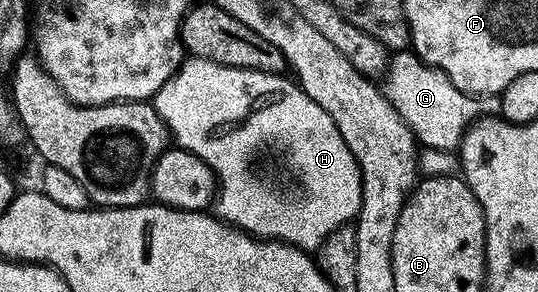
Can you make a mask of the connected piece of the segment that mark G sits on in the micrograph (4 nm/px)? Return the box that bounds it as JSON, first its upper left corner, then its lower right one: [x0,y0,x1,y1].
[383,50,501,149]

